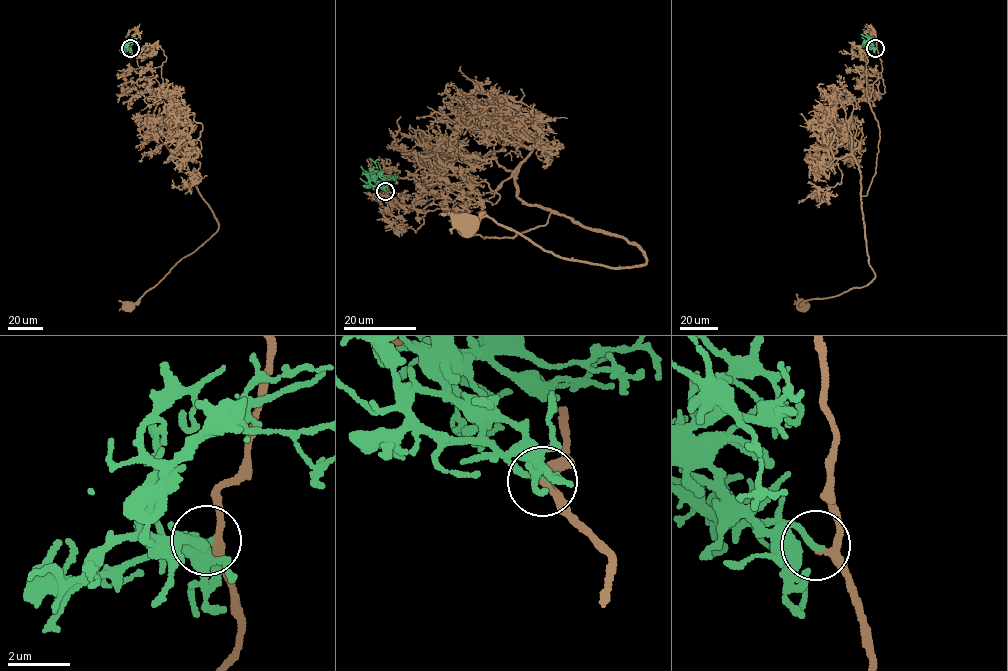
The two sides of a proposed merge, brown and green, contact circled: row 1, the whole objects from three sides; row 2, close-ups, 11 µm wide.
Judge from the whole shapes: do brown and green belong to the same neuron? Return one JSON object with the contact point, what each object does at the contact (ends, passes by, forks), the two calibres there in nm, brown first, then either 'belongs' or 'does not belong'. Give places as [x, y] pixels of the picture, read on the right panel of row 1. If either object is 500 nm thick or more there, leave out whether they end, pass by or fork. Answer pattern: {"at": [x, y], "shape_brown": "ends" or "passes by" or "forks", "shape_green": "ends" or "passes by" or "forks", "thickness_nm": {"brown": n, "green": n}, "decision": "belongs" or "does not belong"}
{"at": [875, 48], "shape_brown": "passes by", "shape_green": "ends", "thickness_nm": {"brown": 190, "green": 200}, "decision": "belongs"}

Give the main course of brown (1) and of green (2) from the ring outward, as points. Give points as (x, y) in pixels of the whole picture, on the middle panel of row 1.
1: (385, 191), (411, 211), (460, 188), (470, 235), (551, 213), (646, 261), (468, 225)
2: (385, 191), (375, 181), (376, 176), (399, 178)

